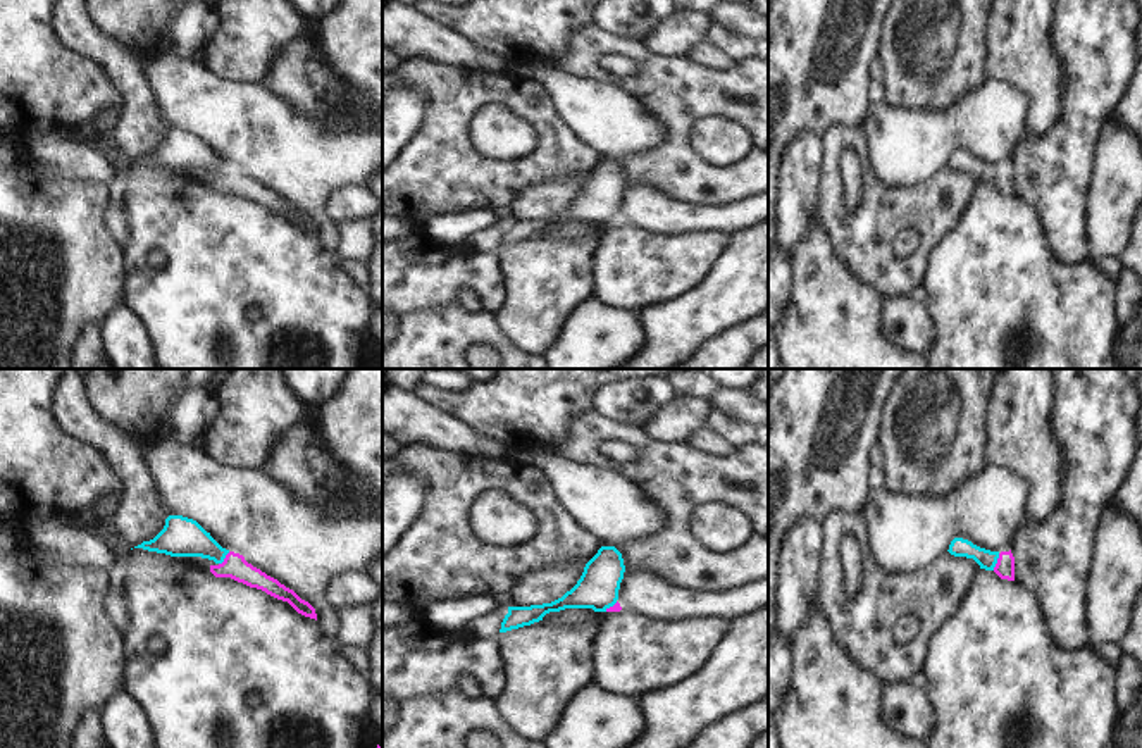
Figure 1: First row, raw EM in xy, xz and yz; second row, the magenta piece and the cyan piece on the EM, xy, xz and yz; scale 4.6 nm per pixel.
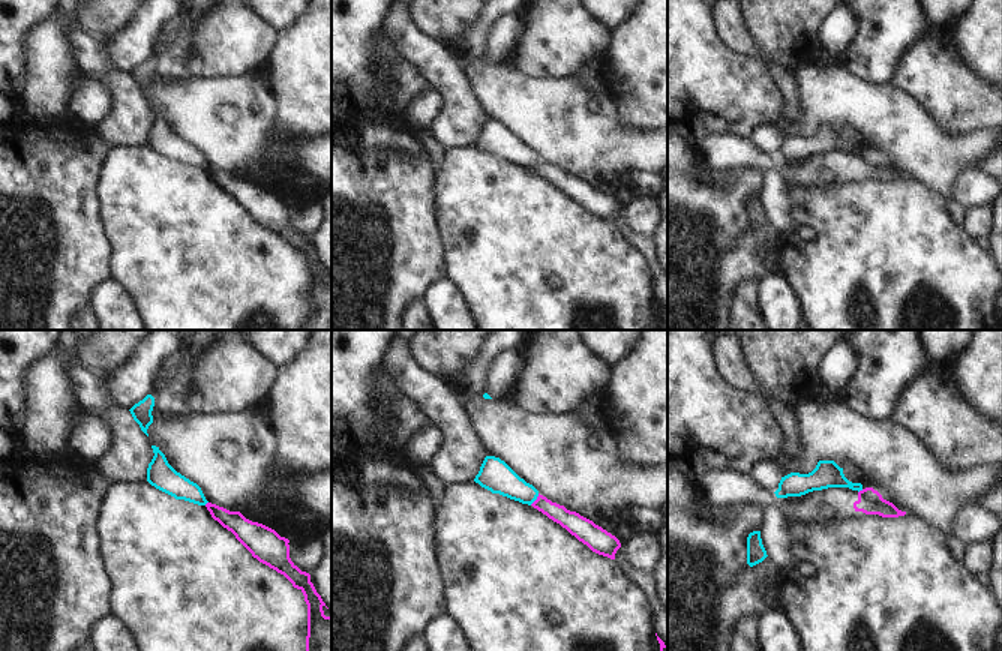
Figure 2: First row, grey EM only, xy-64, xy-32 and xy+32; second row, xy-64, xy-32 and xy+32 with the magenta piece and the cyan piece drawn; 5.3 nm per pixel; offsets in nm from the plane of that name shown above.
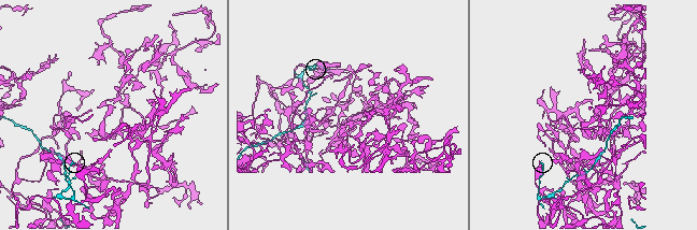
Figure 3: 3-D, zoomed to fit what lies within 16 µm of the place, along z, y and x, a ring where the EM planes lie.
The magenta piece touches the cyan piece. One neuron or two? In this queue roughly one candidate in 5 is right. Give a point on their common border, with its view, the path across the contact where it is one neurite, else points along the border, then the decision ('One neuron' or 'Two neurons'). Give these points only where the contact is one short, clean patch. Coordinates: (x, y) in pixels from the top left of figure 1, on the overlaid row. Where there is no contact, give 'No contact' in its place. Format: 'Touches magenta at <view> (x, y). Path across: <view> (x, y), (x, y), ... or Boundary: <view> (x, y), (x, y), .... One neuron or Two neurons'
Touches magenta at yz (998, 562). Boundary: yz (999, 554), (993, 569). Two neurons

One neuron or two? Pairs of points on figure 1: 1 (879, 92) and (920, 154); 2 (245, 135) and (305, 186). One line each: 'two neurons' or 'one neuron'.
1: two neurons
2: one neuron

